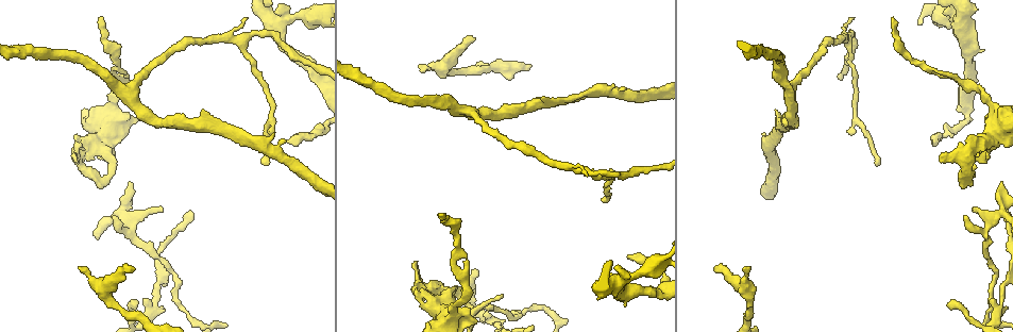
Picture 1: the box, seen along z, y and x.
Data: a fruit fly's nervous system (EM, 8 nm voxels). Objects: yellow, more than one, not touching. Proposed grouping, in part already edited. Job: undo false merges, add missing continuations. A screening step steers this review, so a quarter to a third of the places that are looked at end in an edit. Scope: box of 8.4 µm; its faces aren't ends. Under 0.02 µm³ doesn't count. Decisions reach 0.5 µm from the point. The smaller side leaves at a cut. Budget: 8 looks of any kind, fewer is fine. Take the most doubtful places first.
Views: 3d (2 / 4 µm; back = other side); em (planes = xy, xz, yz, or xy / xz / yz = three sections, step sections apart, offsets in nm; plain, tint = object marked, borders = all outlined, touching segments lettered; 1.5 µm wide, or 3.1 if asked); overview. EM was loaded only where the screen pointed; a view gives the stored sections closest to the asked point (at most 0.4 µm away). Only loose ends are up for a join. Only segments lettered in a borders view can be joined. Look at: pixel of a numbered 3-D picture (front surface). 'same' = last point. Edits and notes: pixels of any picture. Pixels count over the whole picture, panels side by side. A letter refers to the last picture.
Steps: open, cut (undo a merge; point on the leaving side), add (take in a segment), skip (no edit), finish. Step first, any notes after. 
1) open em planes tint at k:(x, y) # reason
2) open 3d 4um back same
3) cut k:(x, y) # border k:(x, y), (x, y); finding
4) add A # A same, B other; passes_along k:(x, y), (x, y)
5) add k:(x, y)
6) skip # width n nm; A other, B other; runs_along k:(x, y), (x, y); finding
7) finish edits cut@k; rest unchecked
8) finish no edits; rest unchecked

open 3d 4um at 1:(81, 271) # tapers out

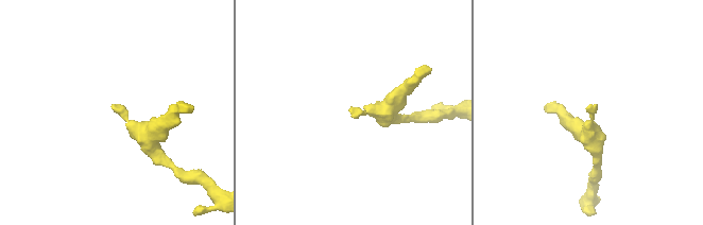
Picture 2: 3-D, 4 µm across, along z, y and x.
open em xy step 8 borders at 2:(114, 107)

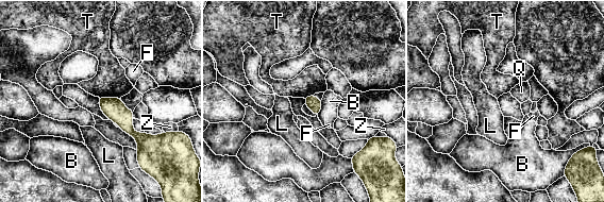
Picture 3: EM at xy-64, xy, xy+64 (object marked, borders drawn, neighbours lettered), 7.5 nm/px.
open em planes borders same # another direction

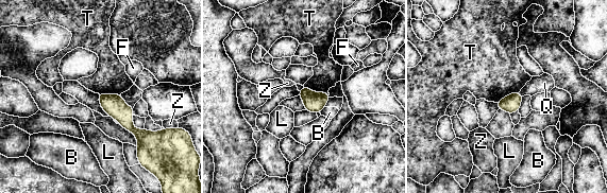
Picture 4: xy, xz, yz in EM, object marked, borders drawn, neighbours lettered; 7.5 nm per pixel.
skip # longest_contact T 220 nm; B other, F other, L other, Q other, T other, Z other; border 4:(303, 85), (316, 92), (329, 94); none of them fits

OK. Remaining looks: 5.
open 3d 4um at 1:(101, 19) # free end

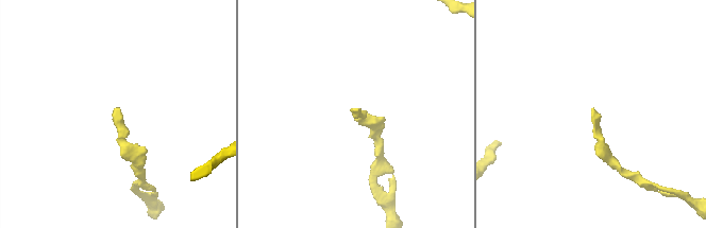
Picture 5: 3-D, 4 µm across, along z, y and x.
open em planes borders at 5:(591, 108)

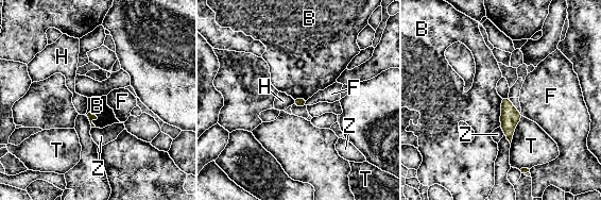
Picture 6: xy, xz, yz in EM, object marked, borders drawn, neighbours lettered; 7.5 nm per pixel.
skip # B other, F other, H other, T other, Z other; border 6:(501, 98), (499, 126); none of them fits

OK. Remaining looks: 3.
open em planes borders at 1:(947, 304) # tapers out

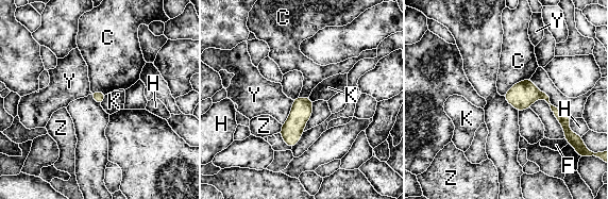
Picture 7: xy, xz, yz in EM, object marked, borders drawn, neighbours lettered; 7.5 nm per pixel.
skip # longest_contact C 240 nm; C other, F other, H other, K other, Y other, Z other; border 7:(529, 77), (514, 83), (504, 96); no lettered segment goes on from it

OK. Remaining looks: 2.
finish no edits; rest unchecked

